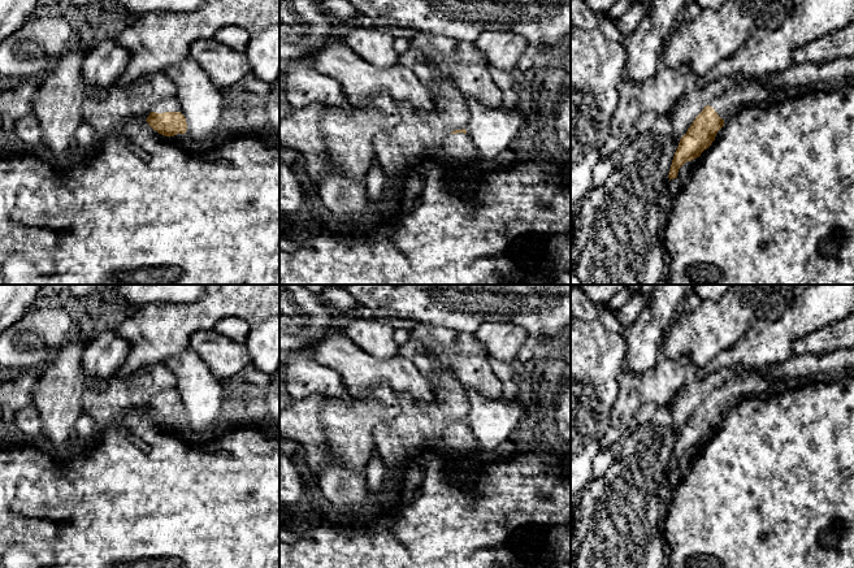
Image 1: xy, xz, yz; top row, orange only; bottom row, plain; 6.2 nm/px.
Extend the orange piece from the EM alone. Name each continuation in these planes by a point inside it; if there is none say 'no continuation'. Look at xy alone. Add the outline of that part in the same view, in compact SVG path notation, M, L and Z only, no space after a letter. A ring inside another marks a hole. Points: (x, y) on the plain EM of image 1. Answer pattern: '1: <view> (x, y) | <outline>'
1: xy (170, 395) | M177 387L165 390L156 396L153 396L152 403L164 404L164 403L181 403L181 396Z

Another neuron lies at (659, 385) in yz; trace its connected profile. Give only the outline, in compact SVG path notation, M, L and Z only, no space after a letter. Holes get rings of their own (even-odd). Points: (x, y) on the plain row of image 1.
M680 356L677 359L666 357L642 376L623 369L617 376L619 396L603 430L599 450L611 447L629 432L634 422L634 413L643 403L667 406L684 387L690 367L689 359Z

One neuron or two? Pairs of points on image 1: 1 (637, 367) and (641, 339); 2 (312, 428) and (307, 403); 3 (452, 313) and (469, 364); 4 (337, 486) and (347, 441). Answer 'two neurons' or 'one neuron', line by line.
1: one neuron
2: one neuron
3: two neurons
4: two neurons

